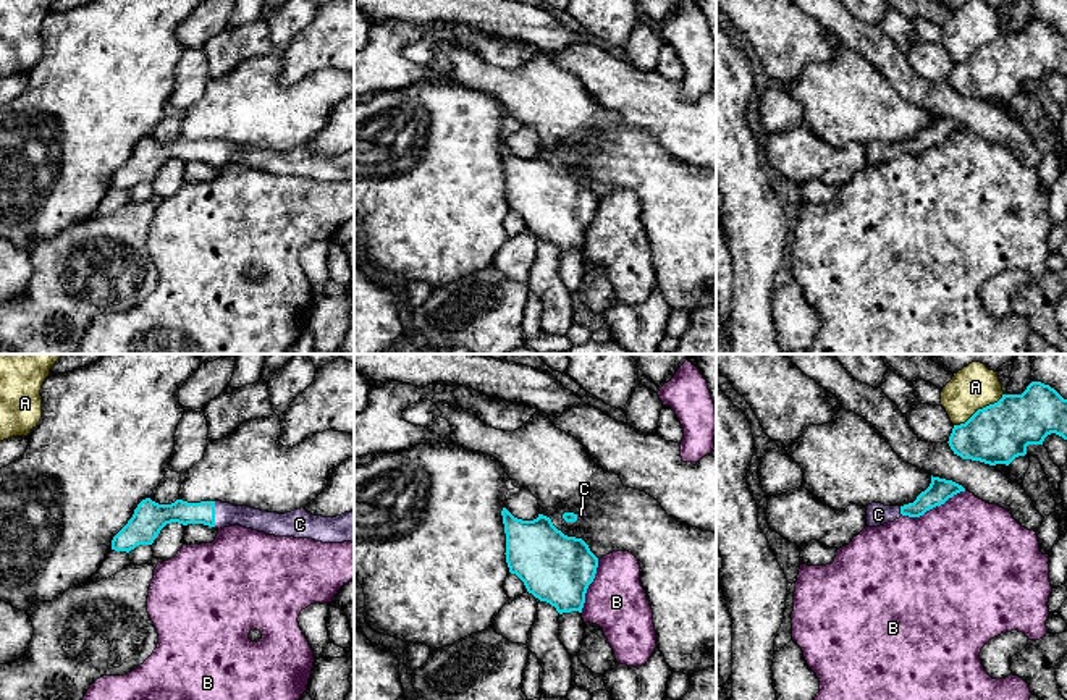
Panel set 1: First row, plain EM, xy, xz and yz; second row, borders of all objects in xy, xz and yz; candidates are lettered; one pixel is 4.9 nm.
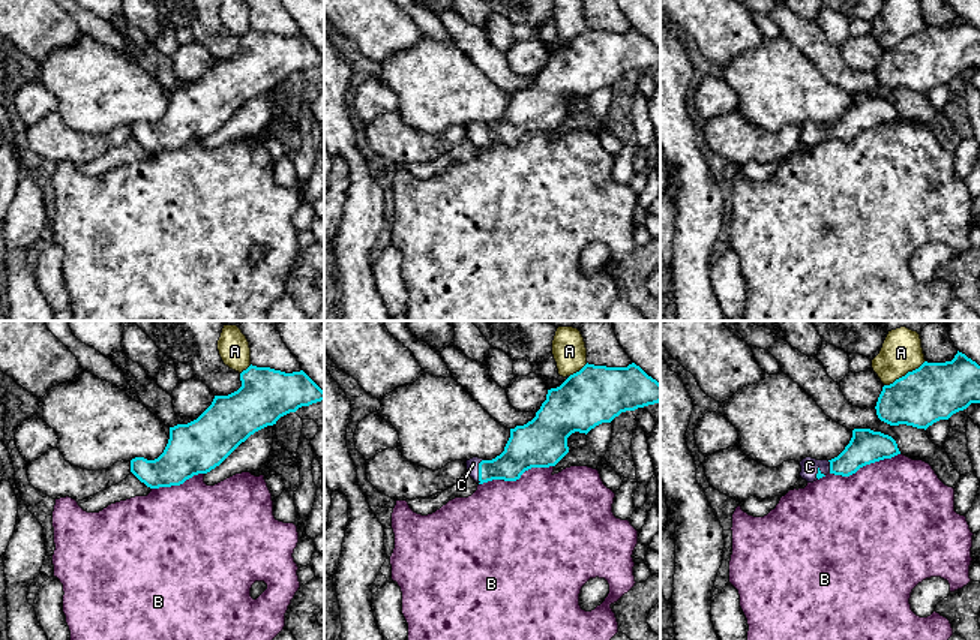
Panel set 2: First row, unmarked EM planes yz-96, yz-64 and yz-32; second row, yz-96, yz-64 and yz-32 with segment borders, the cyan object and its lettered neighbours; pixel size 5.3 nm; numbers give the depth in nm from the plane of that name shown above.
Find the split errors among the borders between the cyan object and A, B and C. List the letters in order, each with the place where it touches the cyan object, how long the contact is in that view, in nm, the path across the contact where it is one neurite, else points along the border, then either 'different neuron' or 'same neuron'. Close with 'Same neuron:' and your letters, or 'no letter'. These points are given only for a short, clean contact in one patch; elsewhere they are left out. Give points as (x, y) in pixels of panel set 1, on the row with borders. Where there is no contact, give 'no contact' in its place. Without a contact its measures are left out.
A: contact yz (978, 409); length 300 nm; border yz (1003, 393), (996, 401), (978, 408), (964, 422), (954, 425); different neuron
B: contact yz (933, 506); length 340 nm; different neuron
C: contact xy (214, 514); length 130 nm; way xy (185, 513), (214, 514), (227, 514); same neuron
Same neuron: C

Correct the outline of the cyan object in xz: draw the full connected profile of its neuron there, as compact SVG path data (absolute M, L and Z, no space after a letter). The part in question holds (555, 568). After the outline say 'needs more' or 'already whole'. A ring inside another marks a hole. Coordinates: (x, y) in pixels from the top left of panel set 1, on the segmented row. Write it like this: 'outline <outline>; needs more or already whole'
outline M503 508L501 516L509 572L524 582L529 593L555 606L559 614L582 613L598 567L598 558L588 545L564 535L543 514L522 521Z; already whole

